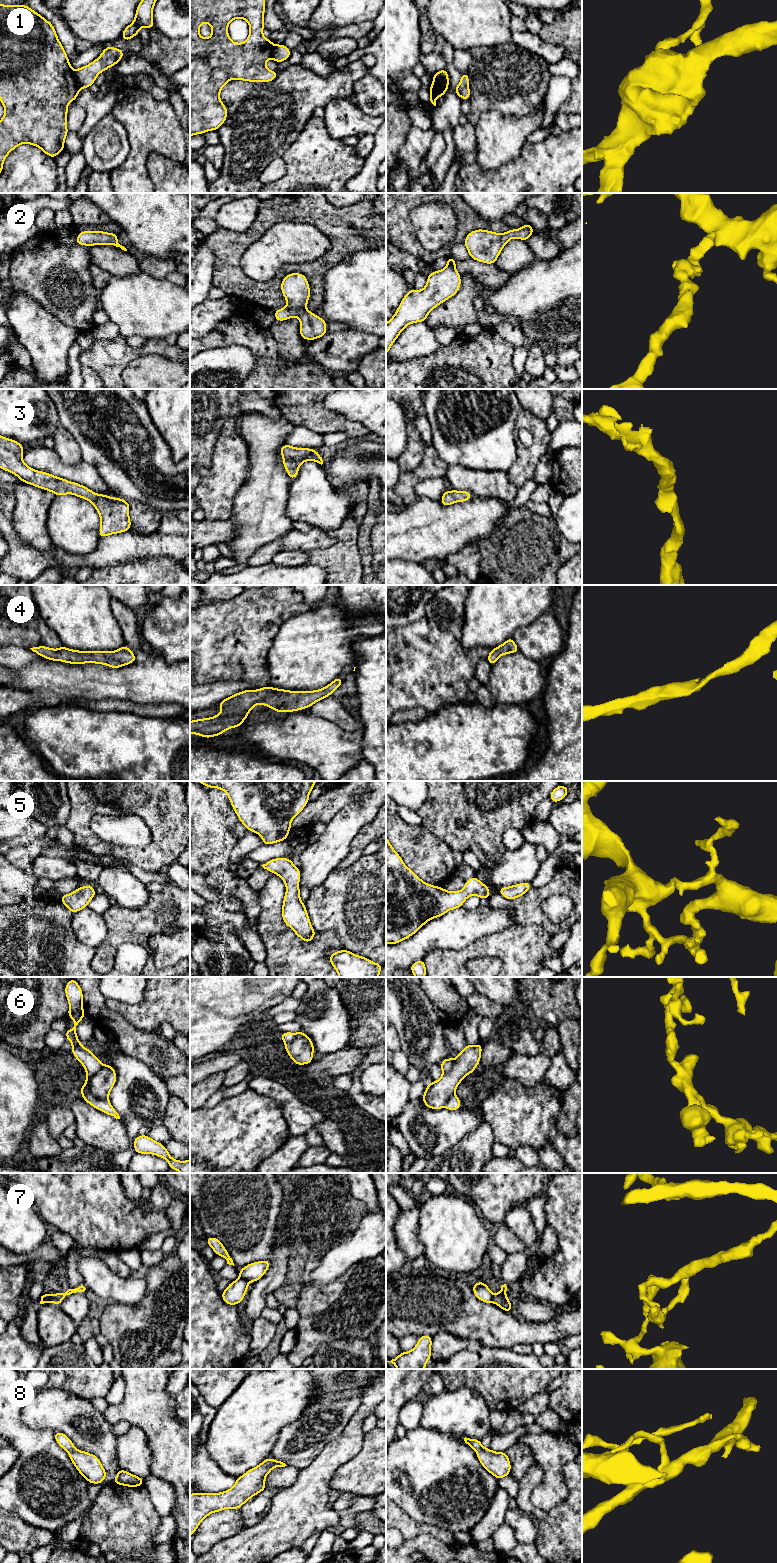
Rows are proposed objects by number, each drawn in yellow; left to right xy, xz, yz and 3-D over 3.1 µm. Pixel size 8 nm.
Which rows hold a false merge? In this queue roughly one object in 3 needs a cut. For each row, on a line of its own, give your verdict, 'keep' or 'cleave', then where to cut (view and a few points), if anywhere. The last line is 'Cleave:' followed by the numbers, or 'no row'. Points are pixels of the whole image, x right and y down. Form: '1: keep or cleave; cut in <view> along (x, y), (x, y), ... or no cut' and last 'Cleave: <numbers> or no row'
1: cleave; cut in xy along (73, 71), (76, 82), (80, 87)
2: keep; no cut
3: keep; no cut
4: keep; no cut
5: keep; no cut
6: cleave; cut in xy along (103, 1065), (90, 1080), (90, 1091), (99, 1099)
7: cleave; cut in xy along (45, 1293), (49, 1301)
8: cleave; cut in xy along (74, 1448), (67, 1451)
Cleave: 1, 6, 7, 8

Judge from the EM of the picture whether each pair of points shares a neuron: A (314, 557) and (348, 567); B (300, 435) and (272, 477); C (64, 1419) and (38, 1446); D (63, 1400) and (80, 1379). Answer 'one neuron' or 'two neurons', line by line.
A: one neuron
B: two neurons
C: two neurons
D: two neurons

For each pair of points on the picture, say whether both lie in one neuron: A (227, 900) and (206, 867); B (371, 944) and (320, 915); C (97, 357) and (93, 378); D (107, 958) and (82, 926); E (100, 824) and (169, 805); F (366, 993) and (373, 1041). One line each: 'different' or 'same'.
A: different
B: same
C: different
D: different
E: different
F: same

